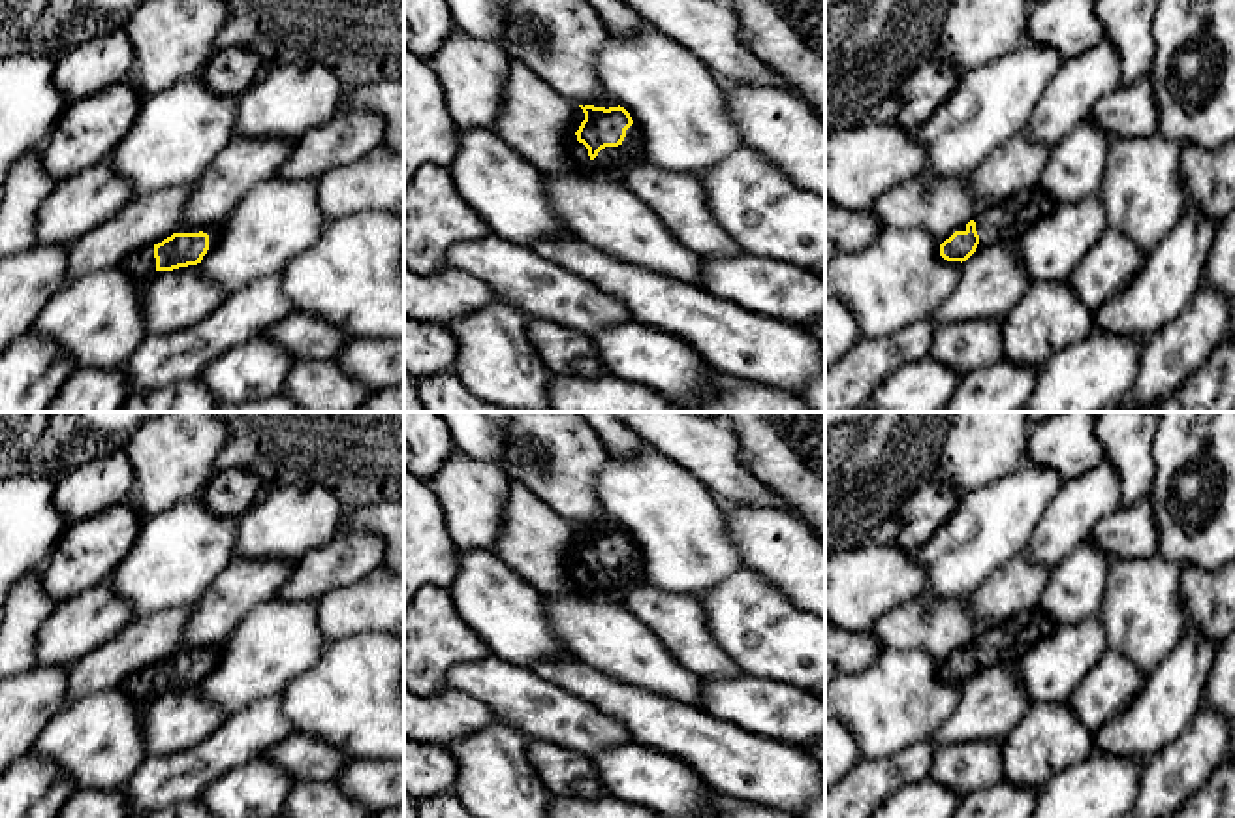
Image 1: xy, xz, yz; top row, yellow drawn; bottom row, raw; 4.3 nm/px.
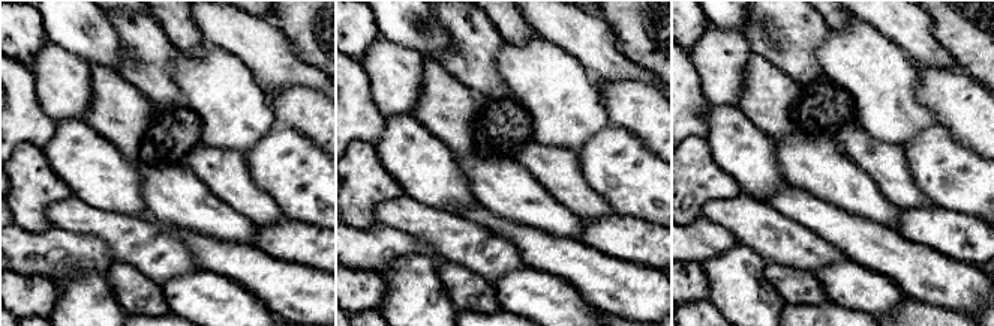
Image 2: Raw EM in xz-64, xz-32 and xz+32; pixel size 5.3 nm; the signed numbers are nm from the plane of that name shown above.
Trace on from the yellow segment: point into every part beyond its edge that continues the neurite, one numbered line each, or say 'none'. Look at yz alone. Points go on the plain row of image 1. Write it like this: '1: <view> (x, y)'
1: yz (1004, 644)

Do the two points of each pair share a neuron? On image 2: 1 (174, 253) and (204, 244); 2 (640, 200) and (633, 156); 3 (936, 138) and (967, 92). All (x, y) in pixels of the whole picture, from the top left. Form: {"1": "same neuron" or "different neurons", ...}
{"1": "different neurons", "2": "same neuron", "3": "different neurons"}

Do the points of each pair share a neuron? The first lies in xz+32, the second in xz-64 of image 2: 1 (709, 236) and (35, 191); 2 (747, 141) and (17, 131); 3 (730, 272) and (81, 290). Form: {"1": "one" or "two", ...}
{"1": "two", "2": "two", "3": "one"}

